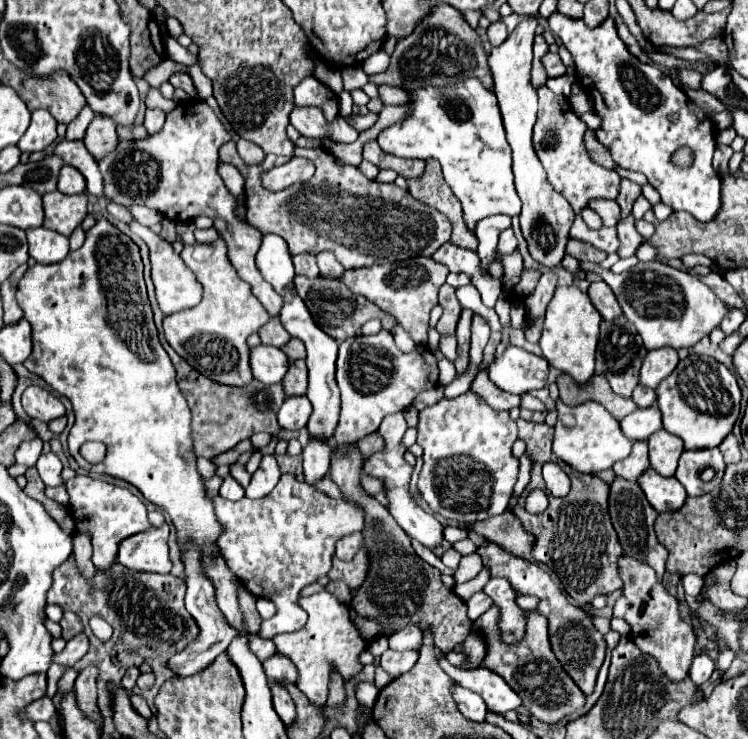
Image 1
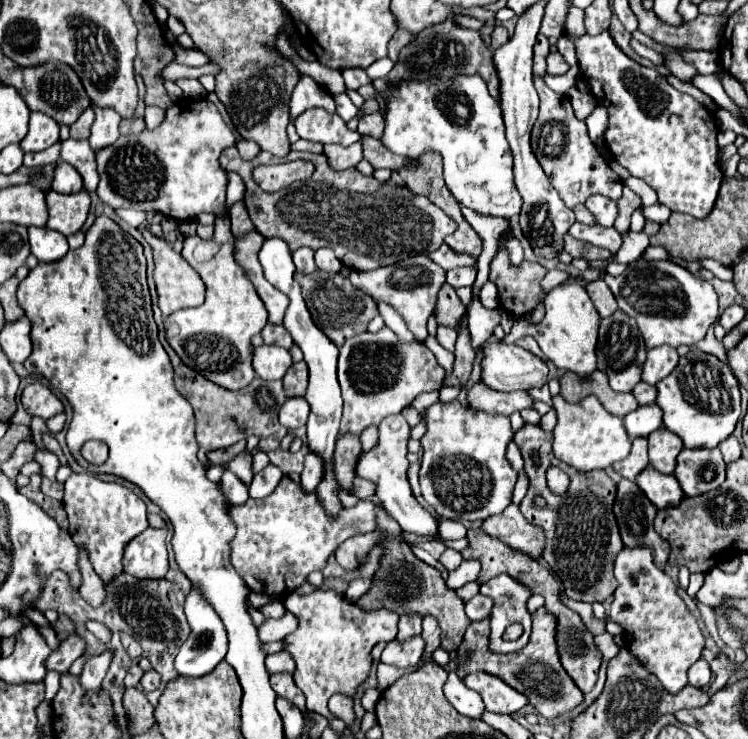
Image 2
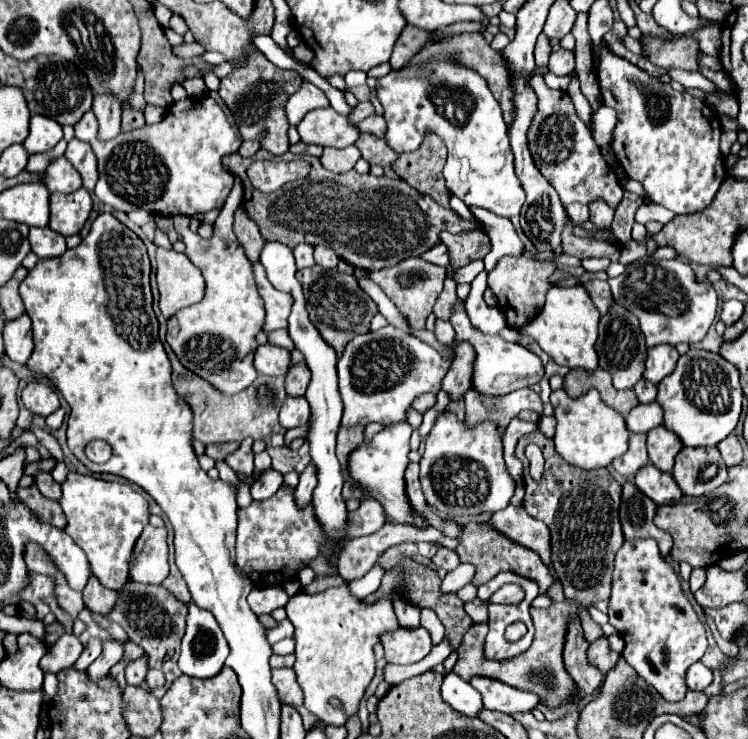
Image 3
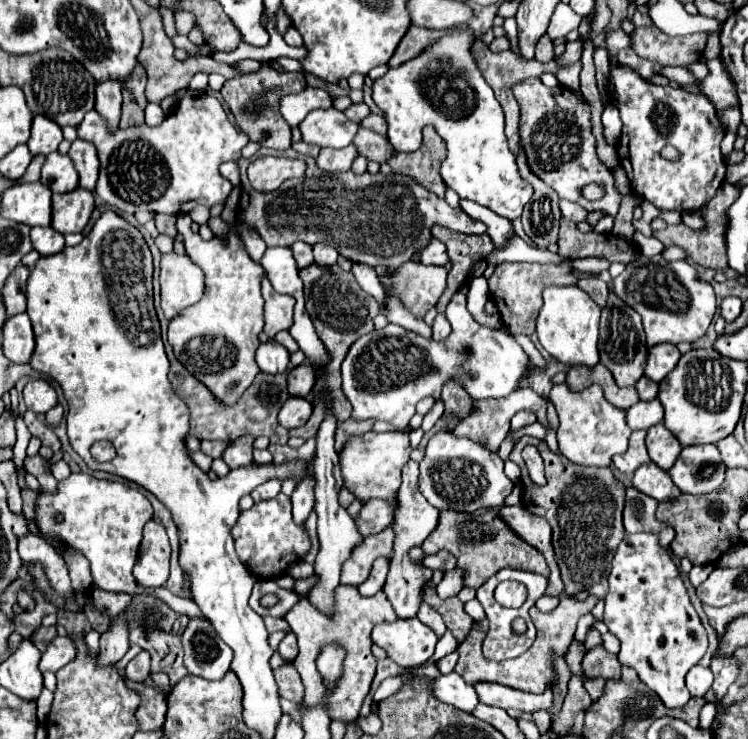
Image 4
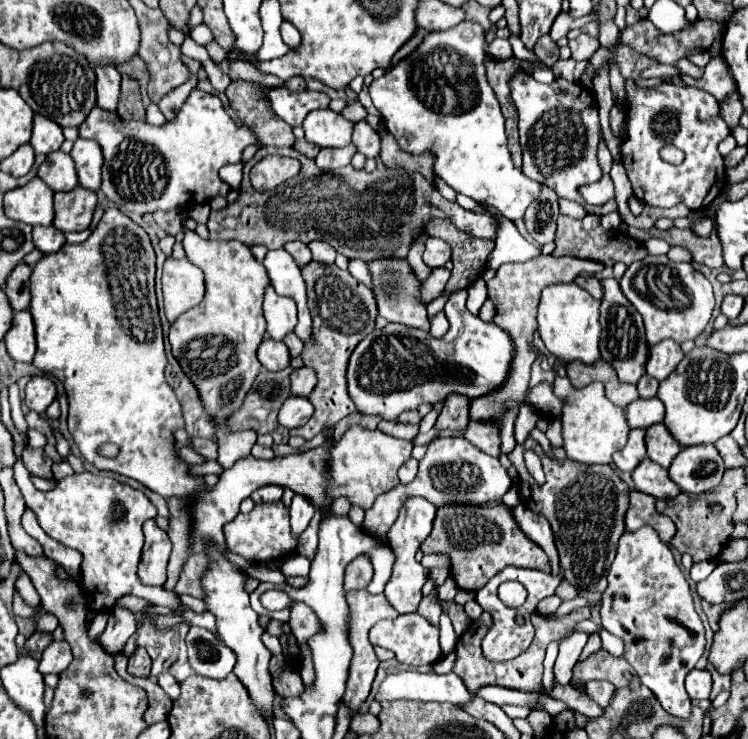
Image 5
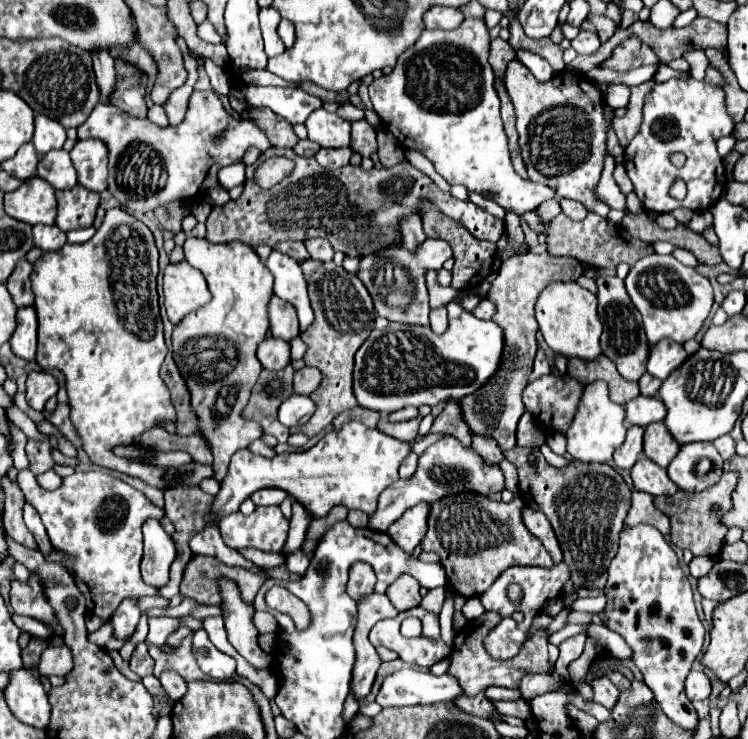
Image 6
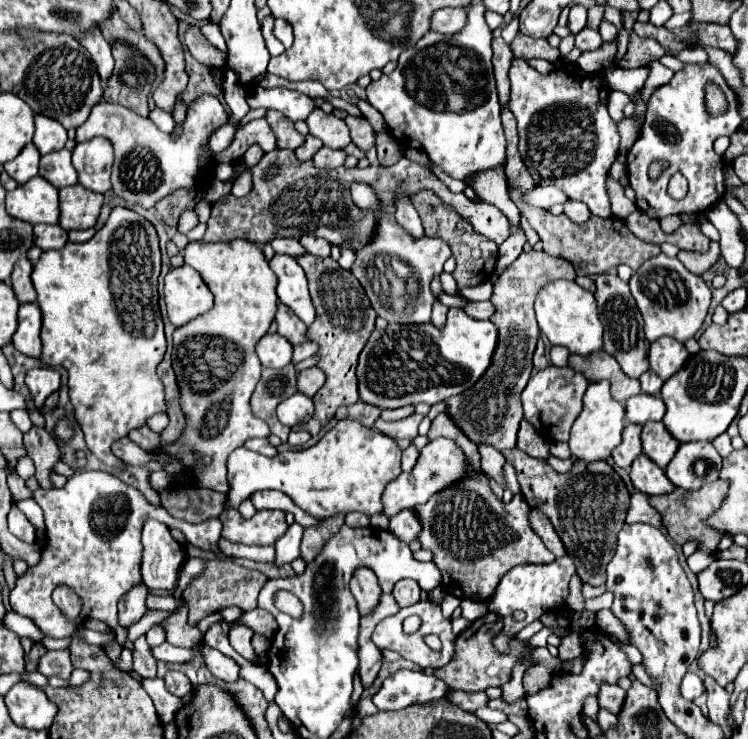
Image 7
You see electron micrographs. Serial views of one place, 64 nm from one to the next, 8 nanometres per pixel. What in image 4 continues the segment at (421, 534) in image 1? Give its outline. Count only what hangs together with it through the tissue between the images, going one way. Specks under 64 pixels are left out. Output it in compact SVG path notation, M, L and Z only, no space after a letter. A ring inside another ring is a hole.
M366 432L364 436L350 436L338 452L342 488L348 488L360 502L368 502L372 498L396 498L402 482L400 470L408 462L410 452L412 448L406 432Z

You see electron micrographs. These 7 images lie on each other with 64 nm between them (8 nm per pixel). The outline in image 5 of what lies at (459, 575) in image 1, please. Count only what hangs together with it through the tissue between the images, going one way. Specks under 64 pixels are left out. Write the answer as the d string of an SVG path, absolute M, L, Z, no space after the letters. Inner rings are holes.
M448 576L448 580L446 580L446 584L442 584L440 588L438 588L438 592L440 592L440 600L454 600L454 596L456 596L456 592L458 592L458 586L454 584L454 580L450 580L450 576Z

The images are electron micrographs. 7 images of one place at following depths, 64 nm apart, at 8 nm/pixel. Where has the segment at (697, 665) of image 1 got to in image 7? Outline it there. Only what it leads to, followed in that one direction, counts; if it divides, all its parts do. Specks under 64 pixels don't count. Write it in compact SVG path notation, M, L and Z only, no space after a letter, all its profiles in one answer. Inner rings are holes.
M688 672L688 674L682 678L682 682L680 682L680 694L682 694L686 700L696 700L698 696L704 694L704 684L702 684L702 680L700 680L696 674Z

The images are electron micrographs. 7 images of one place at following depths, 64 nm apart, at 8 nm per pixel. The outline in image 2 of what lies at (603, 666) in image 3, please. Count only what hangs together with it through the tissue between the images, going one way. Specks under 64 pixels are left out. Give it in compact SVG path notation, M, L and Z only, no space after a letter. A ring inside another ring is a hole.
M608 632L596 636L596 638L594 638L594 644L596 644L598 652L602 654L602 660L604 660L604 662L612 660L612 658L618 654L618 646L614 644L614 640L612 640L612 636L610 636Z

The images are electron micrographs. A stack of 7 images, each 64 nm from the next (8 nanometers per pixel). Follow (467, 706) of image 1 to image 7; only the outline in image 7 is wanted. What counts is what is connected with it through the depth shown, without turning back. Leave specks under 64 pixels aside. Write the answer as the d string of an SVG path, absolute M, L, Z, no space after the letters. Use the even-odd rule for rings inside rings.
M398 670L382 682L372 702L378 710L402 710L410 704L444 698L446 692L448 686L436 676L424 674L422 670Z

